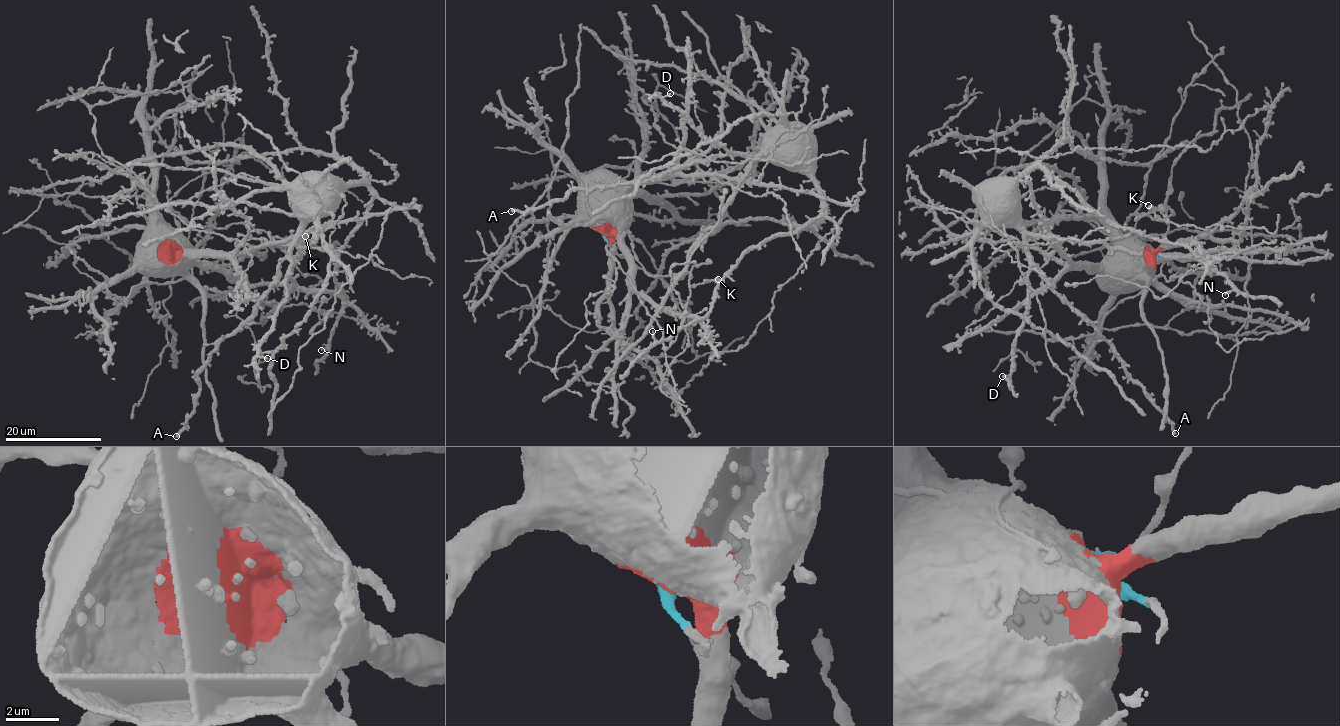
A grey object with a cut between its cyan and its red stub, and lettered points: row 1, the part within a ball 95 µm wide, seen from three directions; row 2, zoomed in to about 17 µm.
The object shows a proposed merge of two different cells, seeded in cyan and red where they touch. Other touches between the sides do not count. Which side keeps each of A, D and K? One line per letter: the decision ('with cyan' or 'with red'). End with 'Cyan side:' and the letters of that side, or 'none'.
A: with cyan
D: with cyan
K: with cyan
Cyan side: A, D, K

